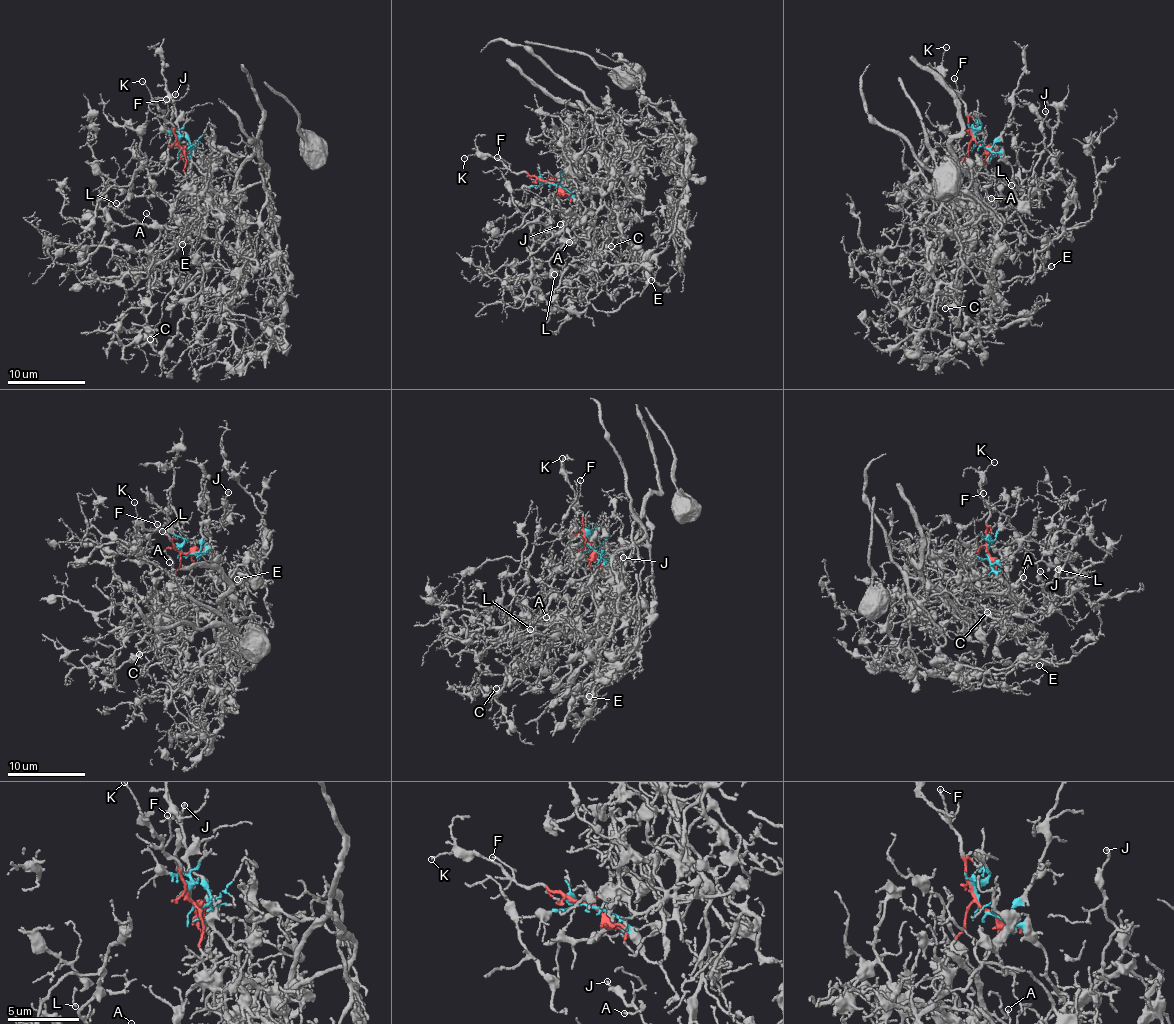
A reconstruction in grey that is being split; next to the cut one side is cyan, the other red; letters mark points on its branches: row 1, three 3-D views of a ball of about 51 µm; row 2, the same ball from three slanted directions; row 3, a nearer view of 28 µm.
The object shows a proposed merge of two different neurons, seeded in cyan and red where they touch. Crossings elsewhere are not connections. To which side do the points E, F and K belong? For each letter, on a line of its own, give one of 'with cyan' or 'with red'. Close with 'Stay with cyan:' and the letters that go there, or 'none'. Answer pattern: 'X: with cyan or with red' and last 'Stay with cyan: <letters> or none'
E: with red
F: with red
K: with red
Stay with cyan: none

